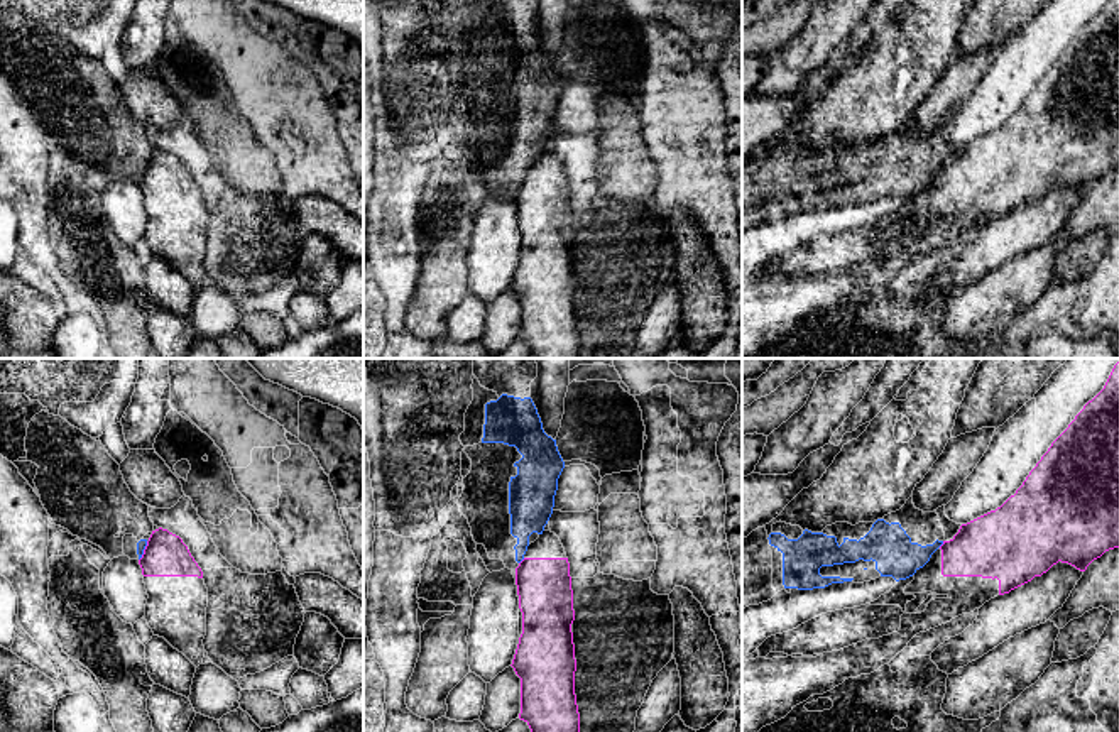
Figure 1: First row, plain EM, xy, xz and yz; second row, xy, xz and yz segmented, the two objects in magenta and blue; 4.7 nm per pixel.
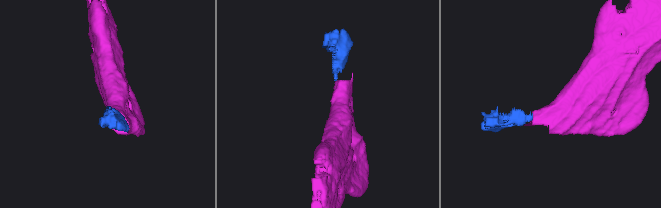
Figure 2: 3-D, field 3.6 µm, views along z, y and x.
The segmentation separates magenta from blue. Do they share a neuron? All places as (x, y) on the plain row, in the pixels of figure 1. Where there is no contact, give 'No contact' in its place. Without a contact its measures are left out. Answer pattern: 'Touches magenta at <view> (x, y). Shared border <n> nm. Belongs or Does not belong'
Touches magenta at yz (942, 166). Shared border 40 nm. Does not belong

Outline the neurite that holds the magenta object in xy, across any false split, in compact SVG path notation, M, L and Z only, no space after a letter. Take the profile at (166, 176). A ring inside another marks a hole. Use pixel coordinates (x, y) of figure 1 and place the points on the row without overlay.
M167 150L152 152L142 179L147 211L145 242L196 289L203 284L208 210L203 193L183 161Z

